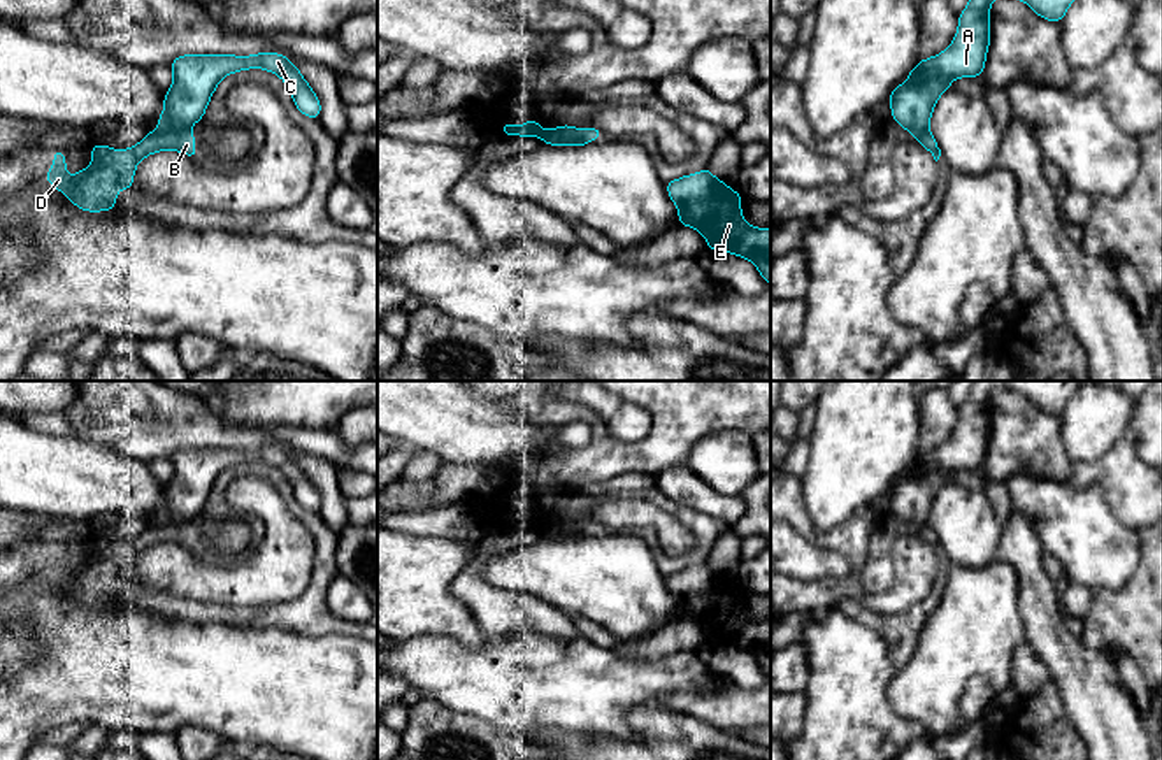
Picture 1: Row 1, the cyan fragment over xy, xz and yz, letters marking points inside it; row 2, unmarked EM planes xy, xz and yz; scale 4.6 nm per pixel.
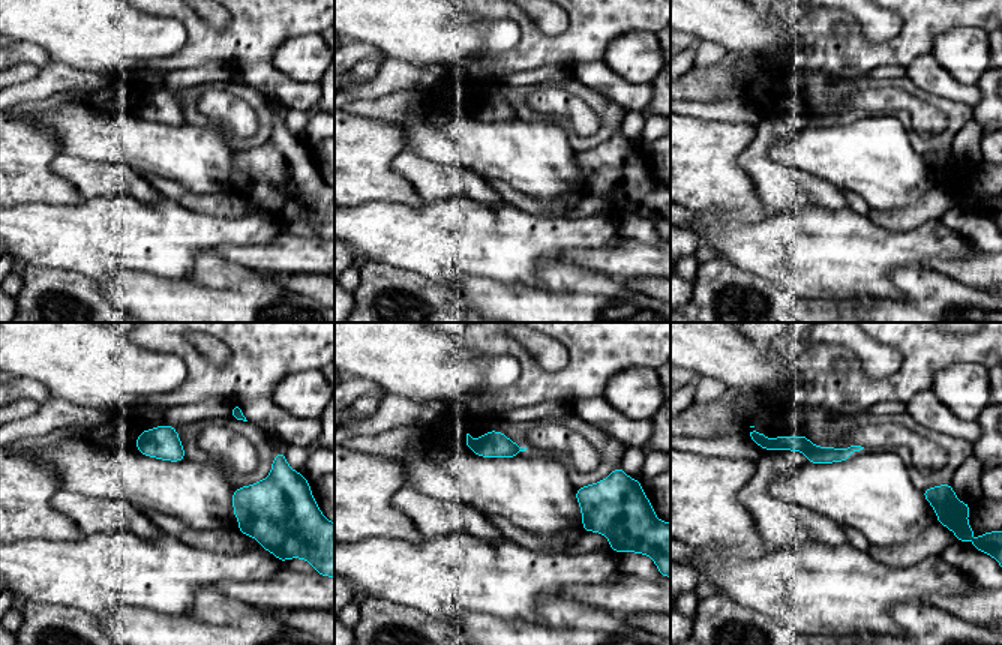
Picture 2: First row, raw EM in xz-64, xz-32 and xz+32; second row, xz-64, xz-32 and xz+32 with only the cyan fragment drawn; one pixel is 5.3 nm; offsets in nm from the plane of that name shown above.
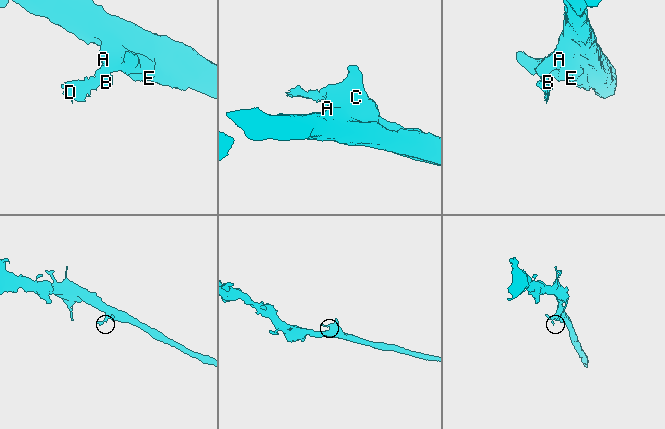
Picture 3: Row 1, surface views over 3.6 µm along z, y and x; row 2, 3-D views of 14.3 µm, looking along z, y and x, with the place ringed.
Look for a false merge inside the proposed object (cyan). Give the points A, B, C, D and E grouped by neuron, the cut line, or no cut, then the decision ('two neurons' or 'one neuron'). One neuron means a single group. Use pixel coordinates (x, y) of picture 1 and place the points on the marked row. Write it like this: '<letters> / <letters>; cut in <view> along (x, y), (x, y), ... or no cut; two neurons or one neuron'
A C E / B D; cut in xy along (174, 129), (158, 132); two neurons

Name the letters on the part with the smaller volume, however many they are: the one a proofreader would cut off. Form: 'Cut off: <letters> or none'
Cut off: B, D

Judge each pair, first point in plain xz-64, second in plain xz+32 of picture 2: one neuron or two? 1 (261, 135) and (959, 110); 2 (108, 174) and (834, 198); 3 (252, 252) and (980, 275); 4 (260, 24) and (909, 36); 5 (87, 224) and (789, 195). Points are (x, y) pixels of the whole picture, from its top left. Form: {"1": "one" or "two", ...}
{"1": "one", "2": "one", "3": "one", "4": "one", "5": "two"}

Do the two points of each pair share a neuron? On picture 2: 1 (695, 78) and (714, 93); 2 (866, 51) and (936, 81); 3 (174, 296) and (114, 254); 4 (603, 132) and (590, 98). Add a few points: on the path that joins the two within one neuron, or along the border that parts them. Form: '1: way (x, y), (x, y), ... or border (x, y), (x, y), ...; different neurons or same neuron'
1: way (699, 83), (710, 92); same neuron
2: border (930, 53), (914, 59), (906, 66); different neurons
3: border (129, 269), (143, 273); different neurons
4: way (605, 123), (605, 113), (599, 107); same neuron

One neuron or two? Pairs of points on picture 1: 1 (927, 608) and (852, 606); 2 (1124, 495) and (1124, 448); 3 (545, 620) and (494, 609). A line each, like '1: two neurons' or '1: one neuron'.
1: one neuron
2: one neuron
3: one neuron

